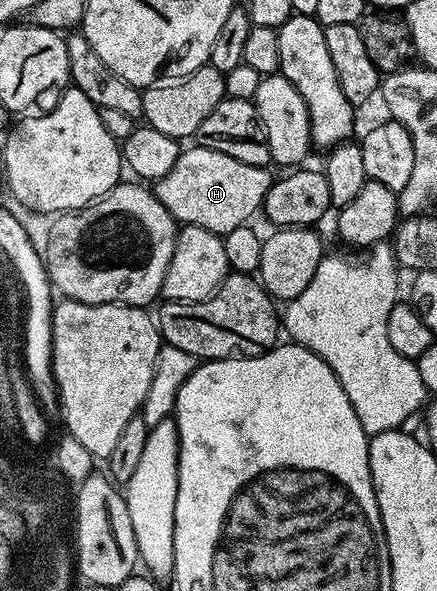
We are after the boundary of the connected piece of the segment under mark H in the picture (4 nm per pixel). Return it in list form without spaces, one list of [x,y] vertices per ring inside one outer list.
[[[184,147],[173,170],[154,181],[153,191],[161,206],[165,206],[165,210],[169,210],[171,217],[180,225],[201,226],[201,230],[224,237],[244,227],[250,221],[247,219],[262,209],[265,194],[269,194],[273,183],[271,171],[270,167],[237,162],[237,158],[221,154],[221,150]]]

